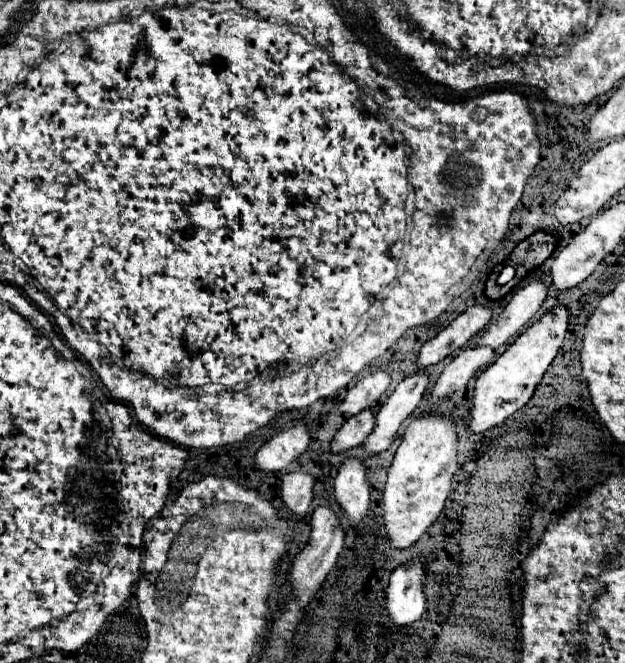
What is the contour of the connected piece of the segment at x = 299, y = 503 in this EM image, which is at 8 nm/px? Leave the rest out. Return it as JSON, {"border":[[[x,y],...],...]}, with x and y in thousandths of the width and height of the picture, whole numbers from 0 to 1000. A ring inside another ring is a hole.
{"border":[[[491,710],[459,713],[450,722],[450,756],[453,762],[482,786],[488,786],[494,774],[494,762],[501,753],[501,719]]]}

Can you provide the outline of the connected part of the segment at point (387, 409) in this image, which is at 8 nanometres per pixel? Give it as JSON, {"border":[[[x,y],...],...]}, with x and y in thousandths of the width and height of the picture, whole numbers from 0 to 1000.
{"border":[[[667,560],[635,581],[635,587],[626,593],[626,599],[616,605],[616,611],[610,611],[606,623],[600,626],[600,647],[581,668],[590,686],[606,686],[632,668],[642,641],[664,620],[683,581],[686,581],[683,560]]]}

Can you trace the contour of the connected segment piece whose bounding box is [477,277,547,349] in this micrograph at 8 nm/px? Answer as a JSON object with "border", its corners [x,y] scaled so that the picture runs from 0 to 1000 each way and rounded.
{"border":[[[856,418],[840,433],[827,433],[814,448],[805,472],[766,505],[763,520],[798,526],[814,517],[818,508],[827,508],[843,487],[859,475],[866,460],[875,451],[875,430]]]}

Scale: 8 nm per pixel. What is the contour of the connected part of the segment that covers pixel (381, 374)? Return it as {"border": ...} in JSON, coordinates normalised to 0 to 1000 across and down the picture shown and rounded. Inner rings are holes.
{"border":[[[603,560],[603,563],[581,569],[578,575],[571,575],[565,587],[555,590],[552,602],[542,608],[542,620],[549,626],[565,629],[578,623],[581,617],[594,617],[610,602],[610,596],[619,590],[622,578],[626,578],[626,569],[616,560]]]}

